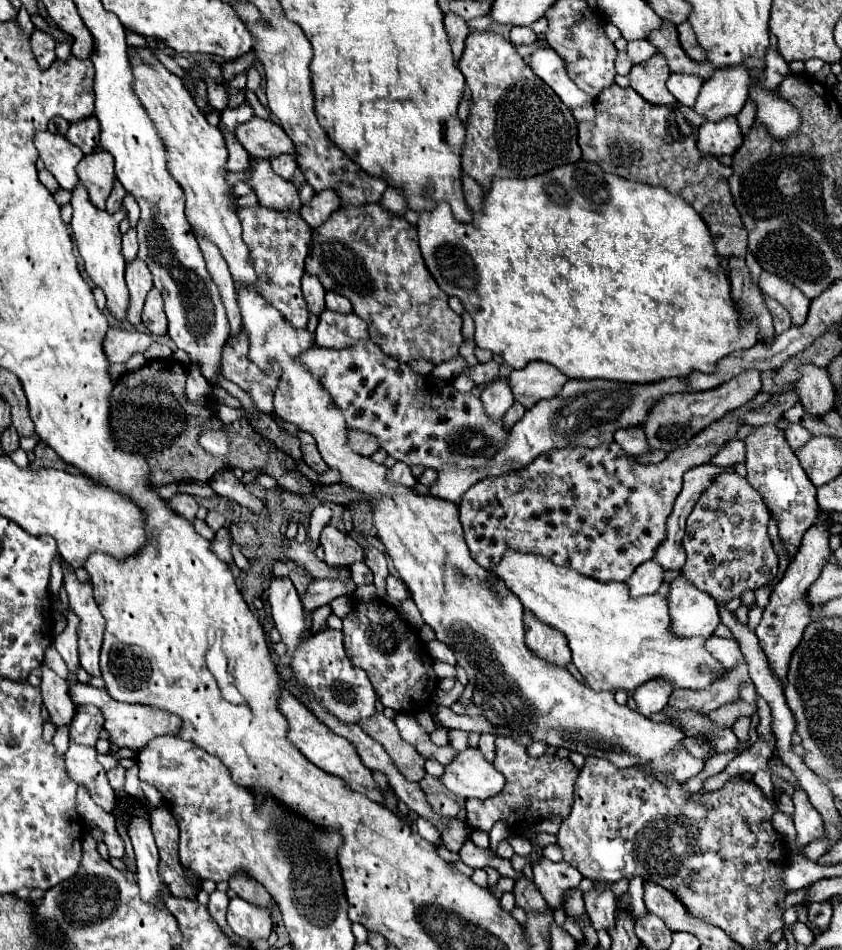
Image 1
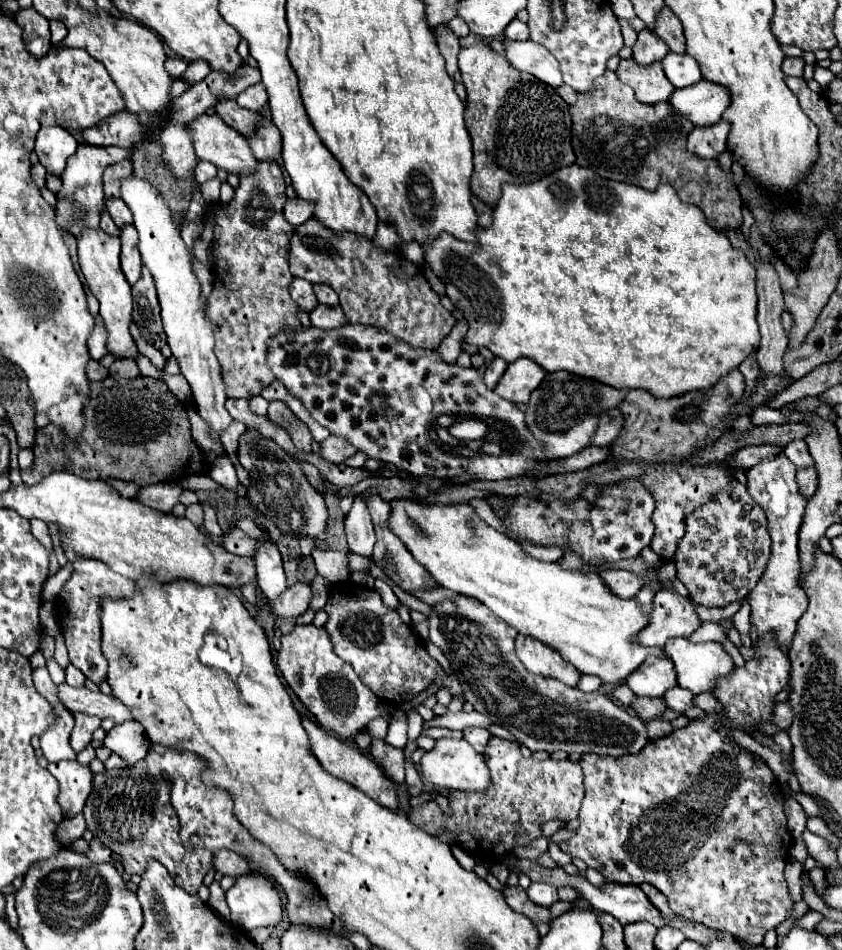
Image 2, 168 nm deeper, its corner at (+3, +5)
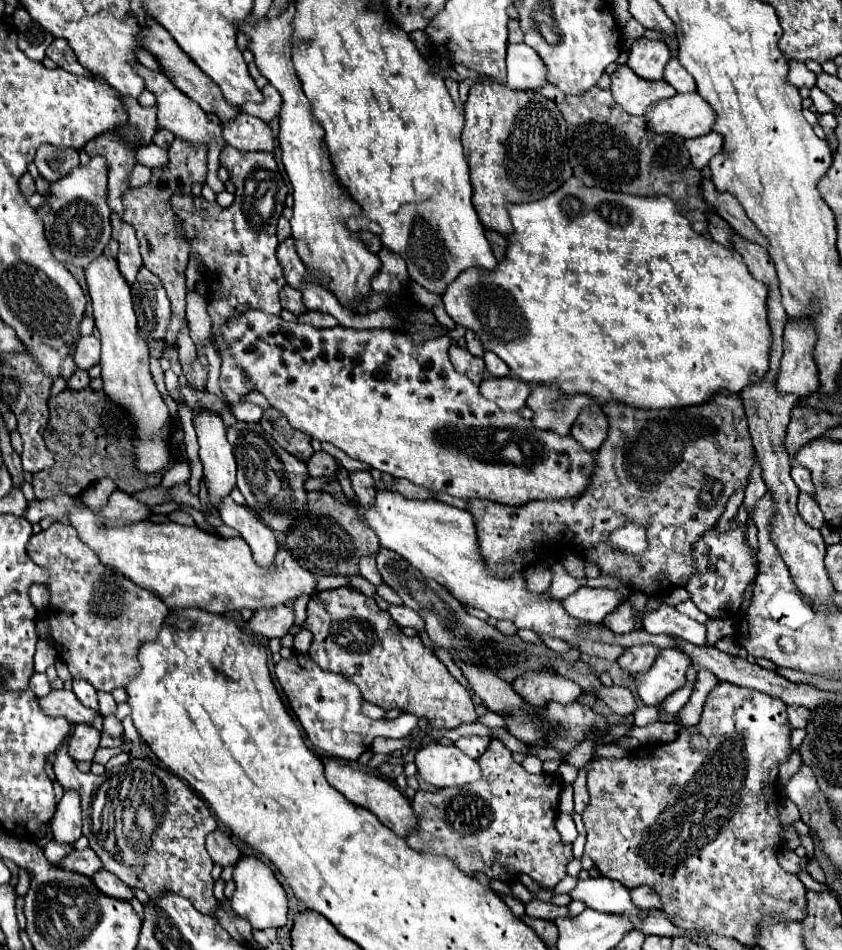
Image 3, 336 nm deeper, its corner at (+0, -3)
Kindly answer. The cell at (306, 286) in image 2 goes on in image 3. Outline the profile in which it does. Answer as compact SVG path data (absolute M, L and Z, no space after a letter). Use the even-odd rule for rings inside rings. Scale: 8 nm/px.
M284 286L284 288L280 290L280 304L282 304L282 308L290 310L290 312L296 314L296 316L300 316L300 314L306 312L306 308L304 308L304 304L302 304L302 294L300 294L300 290L296 290L296 288L292 288L292 286Z

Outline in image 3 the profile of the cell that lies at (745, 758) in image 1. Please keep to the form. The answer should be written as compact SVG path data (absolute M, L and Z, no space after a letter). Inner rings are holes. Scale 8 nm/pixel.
M788 706L788 720L792 728L804 728L808 724L810 710L804 706Z

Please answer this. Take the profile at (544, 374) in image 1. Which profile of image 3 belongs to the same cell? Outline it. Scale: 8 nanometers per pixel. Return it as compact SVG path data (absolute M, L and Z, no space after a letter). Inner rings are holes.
M488 378L480 382L480 394L500 406L504 412L518 412L530 394L530 388L518 378Z

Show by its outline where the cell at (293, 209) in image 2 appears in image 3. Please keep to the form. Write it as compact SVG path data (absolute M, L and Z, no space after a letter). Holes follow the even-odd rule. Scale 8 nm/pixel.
M282 214L282 216L280 216L280 220L278 220L278 230L276 230L276 236L278 236L278 240L280 240L280 242L292 236L290 220L288 220L288 216L284 216L284 214Z

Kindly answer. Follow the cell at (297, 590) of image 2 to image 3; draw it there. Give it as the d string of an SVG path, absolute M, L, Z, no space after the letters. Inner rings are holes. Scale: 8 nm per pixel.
M276 606L268 610L256 610L244 628L270 640L288 634L292 624L294 624L294 610L290 606Z

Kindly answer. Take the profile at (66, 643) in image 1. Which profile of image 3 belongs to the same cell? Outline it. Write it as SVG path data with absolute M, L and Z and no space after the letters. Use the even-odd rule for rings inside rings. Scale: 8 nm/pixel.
M74 680L74 688L72 688L72 690L74 690L74 694L78 696L78 700L80 700L86 708L92 708L96 714L100 714L94 686L90 686L90 684L84 682L84 680Z

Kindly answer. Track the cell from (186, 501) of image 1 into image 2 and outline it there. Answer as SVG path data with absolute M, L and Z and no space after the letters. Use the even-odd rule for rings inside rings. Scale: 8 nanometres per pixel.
M153 484L153 486L141 488L135 498L145 506L167 514L179 502L181 494L183 494L183 488L177 484Z

